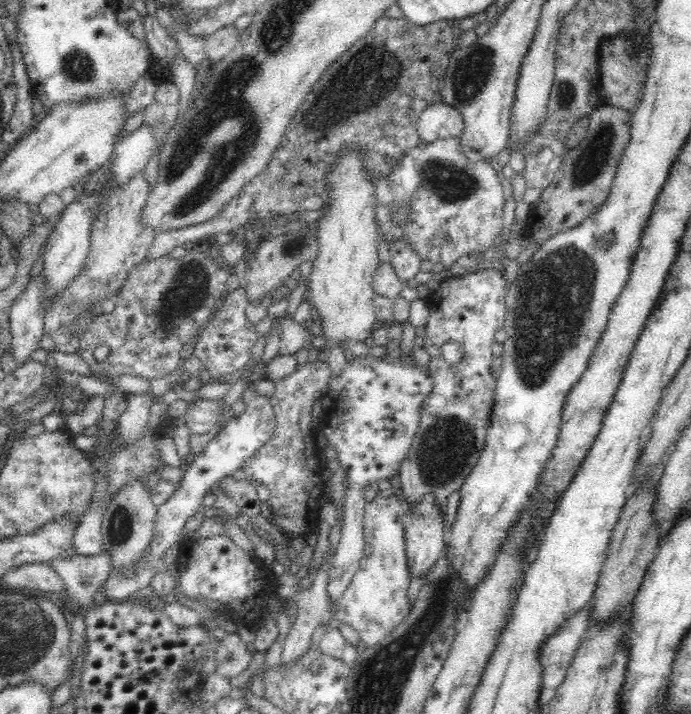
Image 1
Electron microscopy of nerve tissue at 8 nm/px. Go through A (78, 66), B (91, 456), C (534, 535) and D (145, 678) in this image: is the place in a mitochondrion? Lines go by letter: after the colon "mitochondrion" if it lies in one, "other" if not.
A: mitochondrion
B: other
C: other
D: other

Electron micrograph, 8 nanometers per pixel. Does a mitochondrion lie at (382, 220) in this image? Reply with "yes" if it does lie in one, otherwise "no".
no

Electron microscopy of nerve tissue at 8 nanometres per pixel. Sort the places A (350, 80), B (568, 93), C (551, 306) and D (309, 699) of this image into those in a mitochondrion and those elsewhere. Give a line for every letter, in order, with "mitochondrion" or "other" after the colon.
A: mitochondrion
B: mitochondrion
C: mitochondrion
D: other

